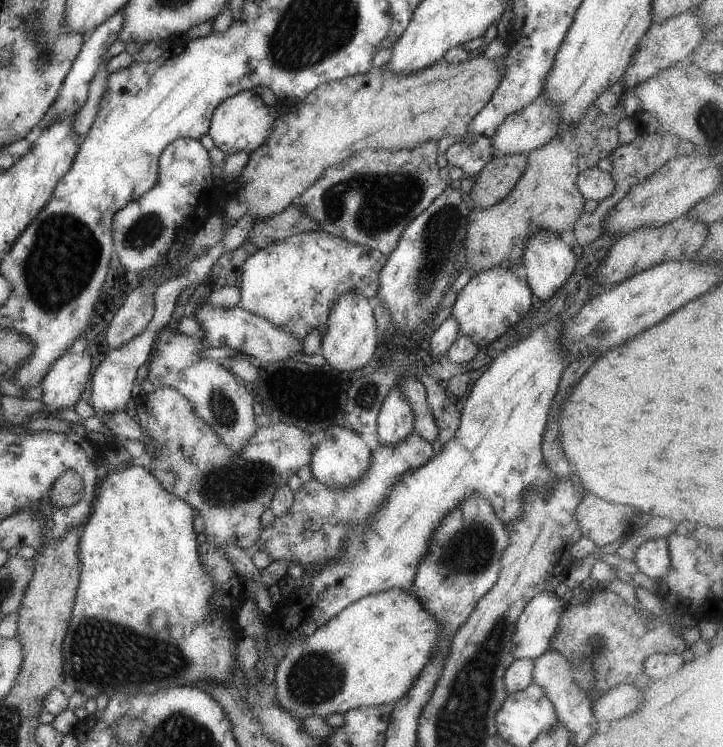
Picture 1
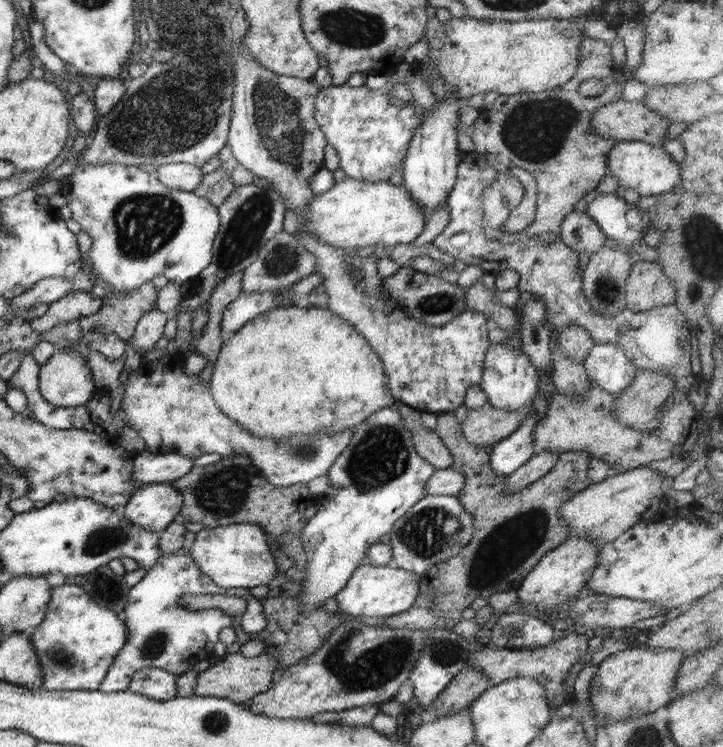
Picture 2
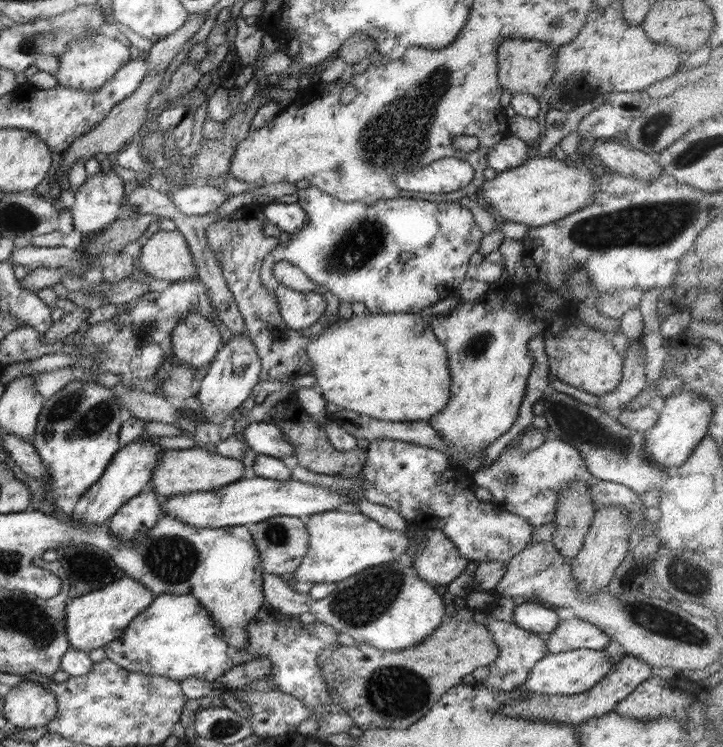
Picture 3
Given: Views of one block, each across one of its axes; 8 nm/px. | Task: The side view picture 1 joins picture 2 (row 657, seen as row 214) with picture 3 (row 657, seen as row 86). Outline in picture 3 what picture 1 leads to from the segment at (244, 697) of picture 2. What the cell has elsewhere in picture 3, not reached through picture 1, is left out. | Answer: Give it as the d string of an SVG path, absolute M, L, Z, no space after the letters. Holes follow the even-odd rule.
M447 620L421 643L399 651L383 651L379 648L355 642L350 646L332 645L323 648L318 655L318 664L327 678L327 688L331 702L338 704L348 716L352 717L353 726L363 731L376 728L402 729L412 726L426 716L427 712L442 698L450 687L461 683L466 674L480 666L488 666L498 658L498 647L485 624L471 621Z

